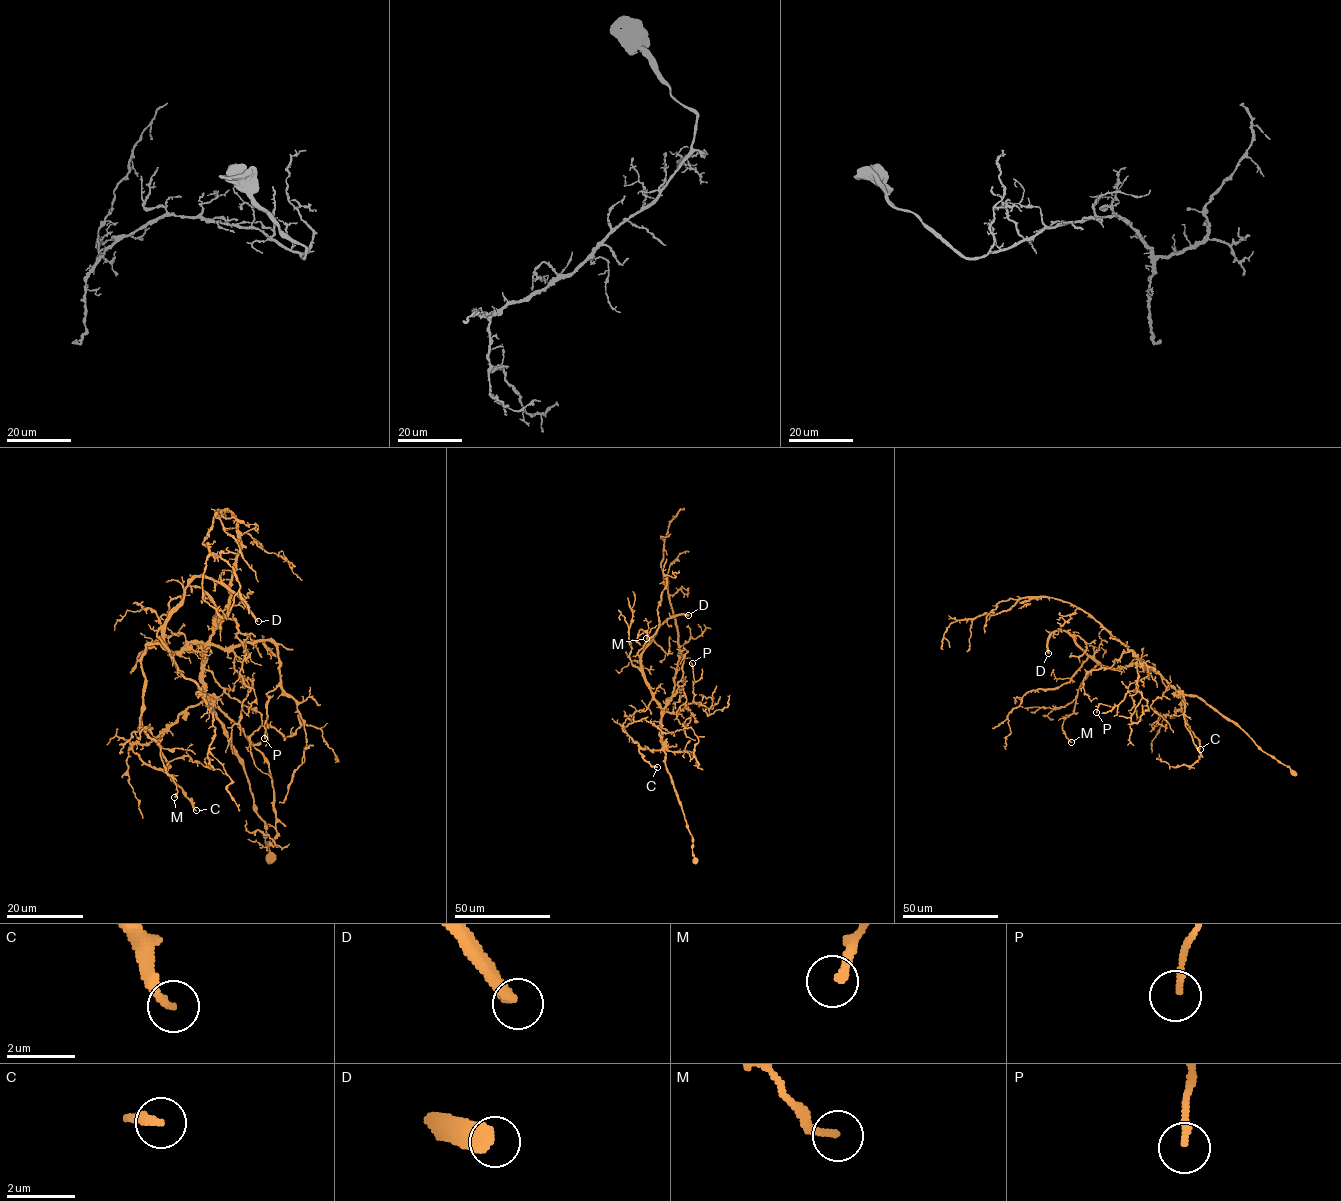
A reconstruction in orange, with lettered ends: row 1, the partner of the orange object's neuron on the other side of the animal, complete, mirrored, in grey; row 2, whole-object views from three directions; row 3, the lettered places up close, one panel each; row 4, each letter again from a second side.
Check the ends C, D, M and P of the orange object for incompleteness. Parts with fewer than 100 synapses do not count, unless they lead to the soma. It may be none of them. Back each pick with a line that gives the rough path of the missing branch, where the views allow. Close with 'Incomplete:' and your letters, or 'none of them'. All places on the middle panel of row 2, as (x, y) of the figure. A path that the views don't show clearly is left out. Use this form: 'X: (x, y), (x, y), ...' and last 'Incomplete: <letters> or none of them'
D: (688, 615), (698, 618), (706, 626), (722, 651), (722, 681), (695, 711), (661, 739)
Incomplete: D

